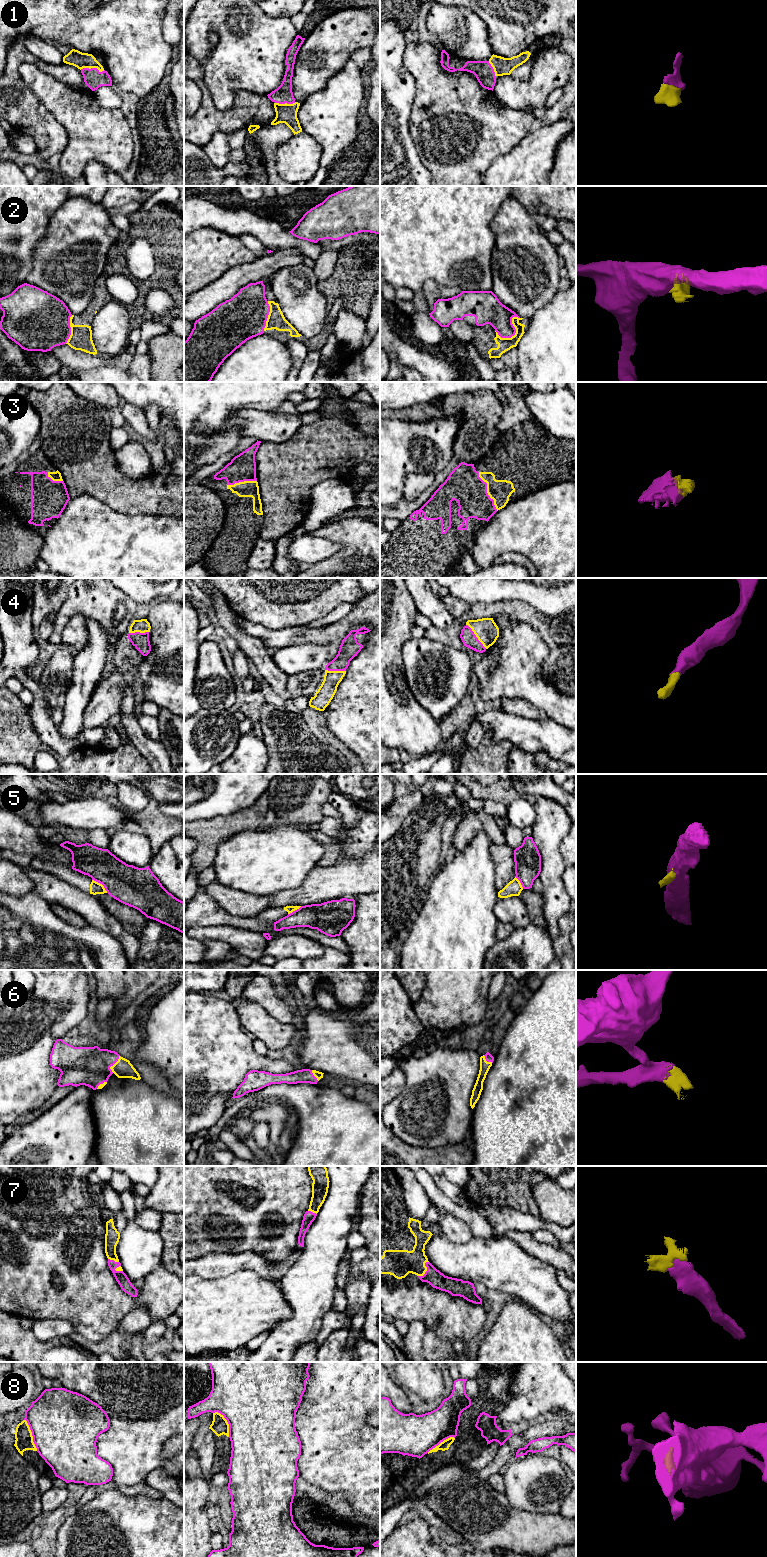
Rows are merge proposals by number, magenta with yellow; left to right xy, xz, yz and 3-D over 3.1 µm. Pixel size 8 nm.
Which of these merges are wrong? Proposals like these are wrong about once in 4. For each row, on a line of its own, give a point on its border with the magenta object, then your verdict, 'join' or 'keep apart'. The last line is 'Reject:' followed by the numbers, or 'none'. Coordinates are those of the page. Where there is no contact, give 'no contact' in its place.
1: xy (92, 68) | join
2: yz (515, 331) | keep apart
3: yz (486, 491) | join
4: yz (475, 636) | join
5: xy (101, 883) | keep apart
6: xy (113, 1064) | join
7: yz (427, 1270) | join
8: xy (32, 1435) | keep apart
Reject: 2, 5, 8

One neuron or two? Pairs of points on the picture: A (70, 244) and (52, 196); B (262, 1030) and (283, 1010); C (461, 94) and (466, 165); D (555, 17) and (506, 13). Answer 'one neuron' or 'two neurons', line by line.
A: two neurons
B: two neurons
C: one neuron
D: one neuron

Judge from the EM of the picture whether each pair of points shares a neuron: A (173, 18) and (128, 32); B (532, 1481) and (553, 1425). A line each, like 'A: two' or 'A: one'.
A: two
B: two

